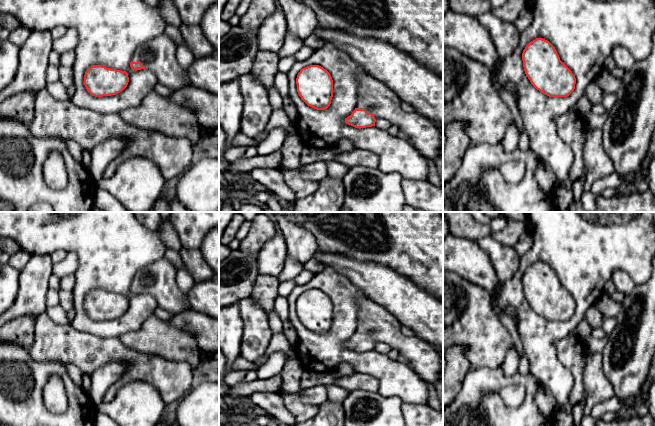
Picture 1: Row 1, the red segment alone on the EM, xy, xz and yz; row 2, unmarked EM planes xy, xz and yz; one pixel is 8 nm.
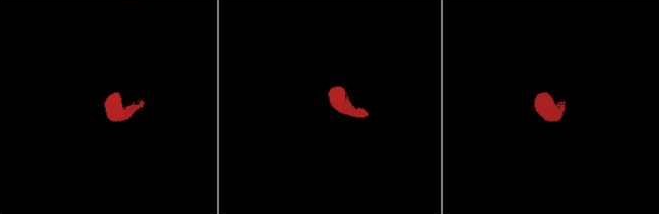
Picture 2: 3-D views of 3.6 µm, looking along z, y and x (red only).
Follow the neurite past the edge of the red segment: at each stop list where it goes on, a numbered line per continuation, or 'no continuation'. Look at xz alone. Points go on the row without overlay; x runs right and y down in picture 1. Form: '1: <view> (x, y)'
1: xz (375, 321)

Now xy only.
1: xy (158, 279)

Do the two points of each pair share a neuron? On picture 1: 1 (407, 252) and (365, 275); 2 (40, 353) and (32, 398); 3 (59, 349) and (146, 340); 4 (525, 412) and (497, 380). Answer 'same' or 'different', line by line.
1: different
2: different
3: different
4: same

